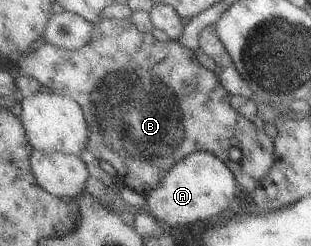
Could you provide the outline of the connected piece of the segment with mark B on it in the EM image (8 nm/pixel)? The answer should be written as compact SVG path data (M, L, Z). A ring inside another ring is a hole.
M111 18L95 23L90 40L81 49L66 50L41 41L27 54L17 57L17 60L19 75L35 78L49 92L72 97L81 106L89 133L101 133L103 143L107 144L101 147L101 151L97 151L97 155L101 153L101 157L109 159L117 169L117 161L113 161L113 150L119 152L124 160L117 171L118 179L125 187L137 193L147 196L162 182L175 163L195 151L213 152L219 157L234 173L237 195L245 193L247 197L251 197L274 164L274 139L231 107L232 95L221 85L213 71L199 64L196 52L183 47L178 41L161 42L152 33L142 33L129 20ZM233 147L239 147L242 151L239 161L229 158L229 149Z

